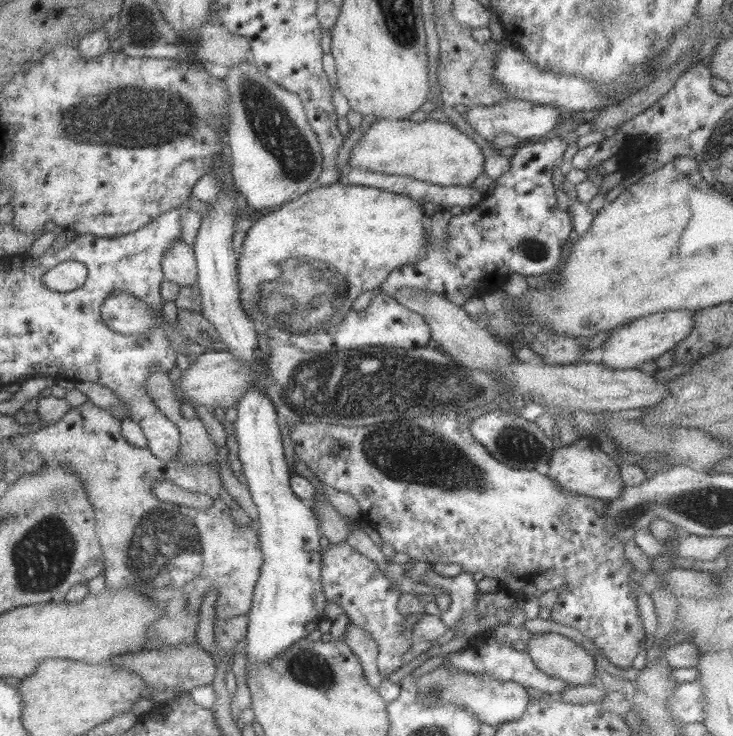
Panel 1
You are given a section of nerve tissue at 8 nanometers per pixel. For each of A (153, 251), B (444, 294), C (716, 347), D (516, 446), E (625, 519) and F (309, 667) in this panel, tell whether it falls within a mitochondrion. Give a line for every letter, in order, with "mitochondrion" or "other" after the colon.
A: mitochondrion
B: other
C: other
D: mitochondrion
E: mitochondrion
F: mitochondrion

